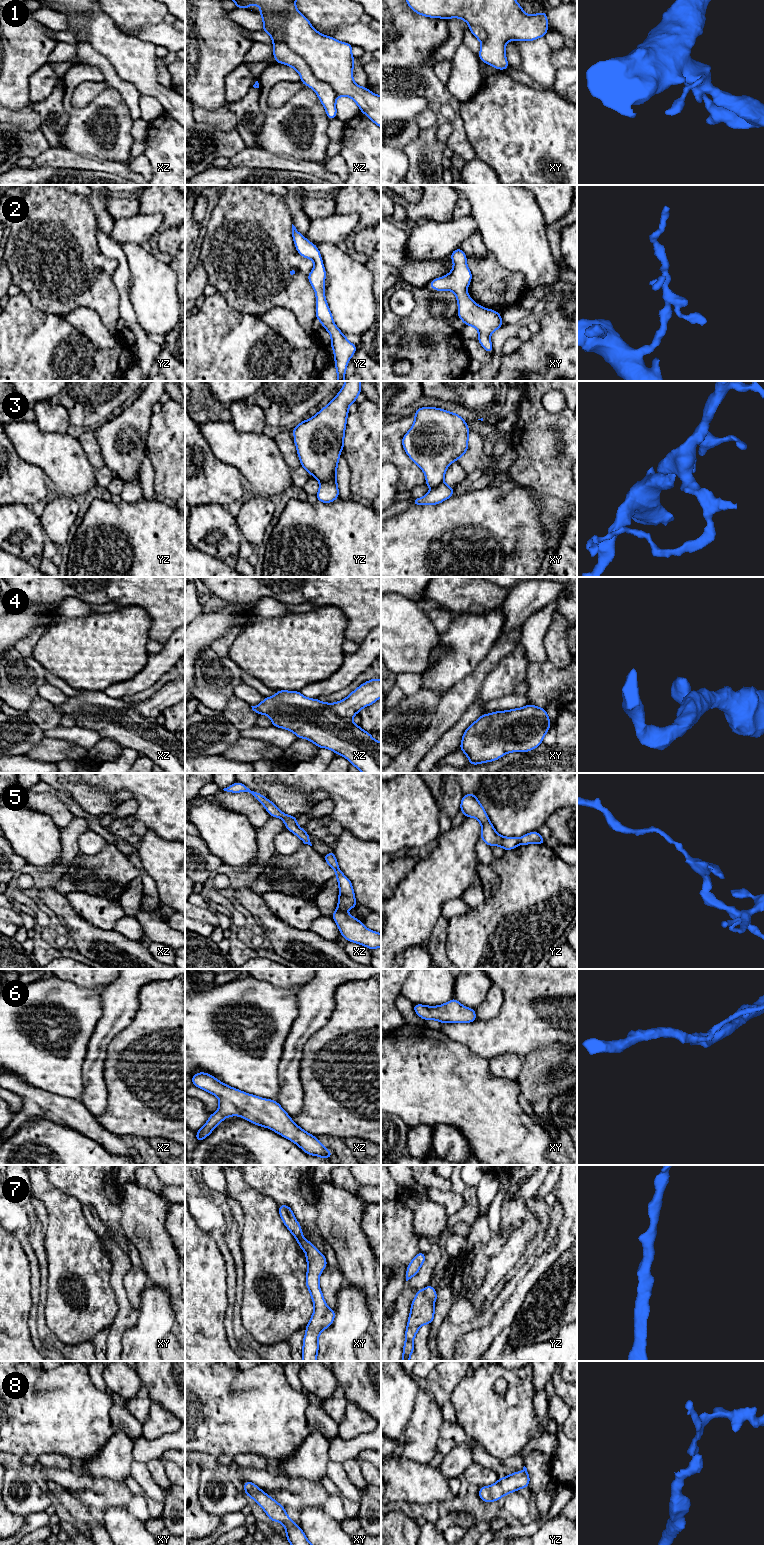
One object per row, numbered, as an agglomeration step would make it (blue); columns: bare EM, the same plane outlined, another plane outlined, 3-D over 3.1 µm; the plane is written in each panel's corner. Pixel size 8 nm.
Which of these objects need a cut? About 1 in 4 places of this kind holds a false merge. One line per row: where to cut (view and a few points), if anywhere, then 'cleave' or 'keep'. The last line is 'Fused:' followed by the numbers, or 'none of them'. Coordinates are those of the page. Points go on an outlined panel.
1: no cut | keep
2: no cut | keep
3: no cut | keep
4: no cut | keep
5: yz (518, 839), (520, 843) | cleave
6: no cut | keep
7: no cut | keep
8: no cut | keep
Fused: 5

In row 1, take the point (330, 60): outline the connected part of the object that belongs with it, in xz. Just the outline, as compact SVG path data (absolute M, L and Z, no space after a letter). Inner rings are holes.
M233 0L236 8L250 10L247 6L262 8L257 12L263 18L263 31L273 40L273 55L277 63L294 68L303 85L312 88L323 104L329 120L336 118L336 99L347 96L354 100L360 111L381 128L381 96L372 93L353 81L353 46L316 31L310 21L300 13L295 0Z

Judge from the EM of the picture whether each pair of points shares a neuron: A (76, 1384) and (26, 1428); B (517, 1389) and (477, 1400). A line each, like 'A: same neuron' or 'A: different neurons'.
A: same neuron
B: same neuron

